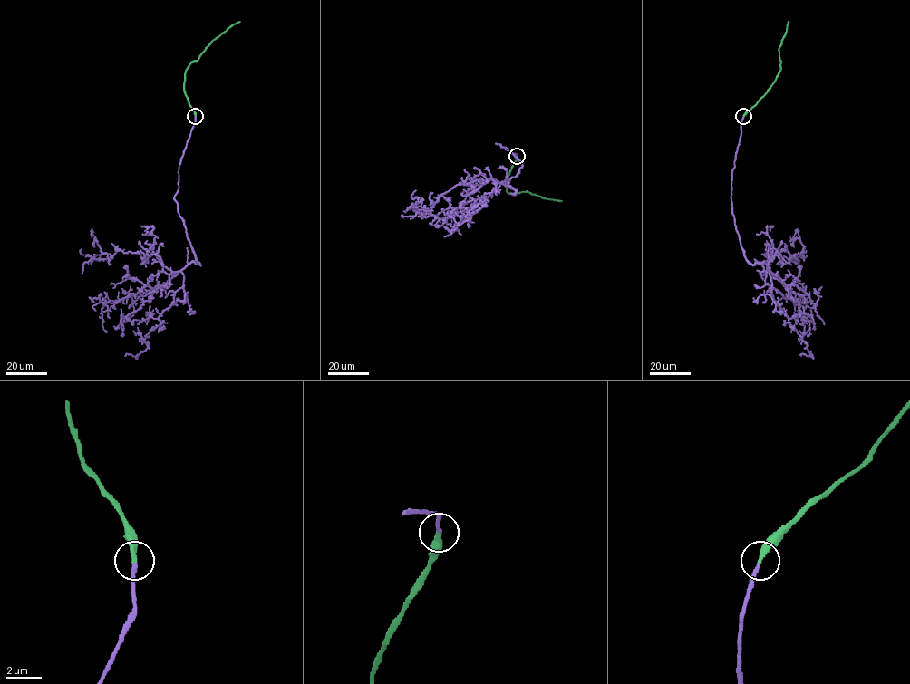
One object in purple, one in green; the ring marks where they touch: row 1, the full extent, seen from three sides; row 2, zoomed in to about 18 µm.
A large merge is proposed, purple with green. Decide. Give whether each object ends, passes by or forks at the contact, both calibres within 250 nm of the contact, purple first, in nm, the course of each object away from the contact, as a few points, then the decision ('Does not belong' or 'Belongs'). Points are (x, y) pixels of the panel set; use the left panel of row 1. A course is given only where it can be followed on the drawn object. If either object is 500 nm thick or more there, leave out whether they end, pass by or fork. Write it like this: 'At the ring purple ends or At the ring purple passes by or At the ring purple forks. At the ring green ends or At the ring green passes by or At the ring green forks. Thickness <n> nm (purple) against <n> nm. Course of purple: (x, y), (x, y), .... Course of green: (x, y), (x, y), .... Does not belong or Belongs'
At the ring purple ends. At the ring green ends. Thickness 180 nm (purple) against 280 nm. Course of purple: (196, 117), (174, 199), (200, 264), (190, 262), (181, 270), (183, 286), (146, 336), (148, 348), (125, 356). Course of green: (196, 116), (184, 91), (185, 71), (213, 40), (239, 21). Belongs

